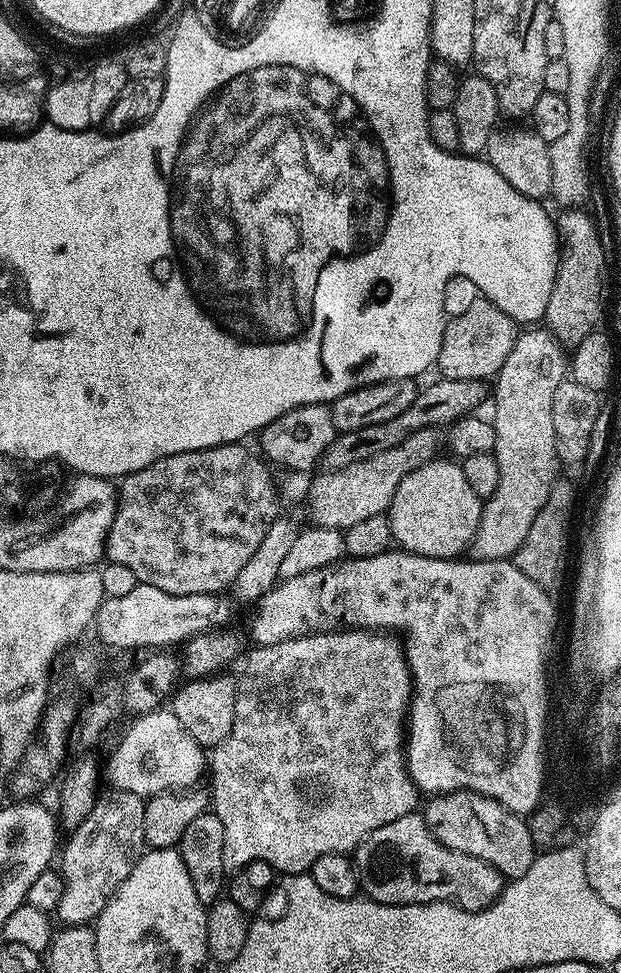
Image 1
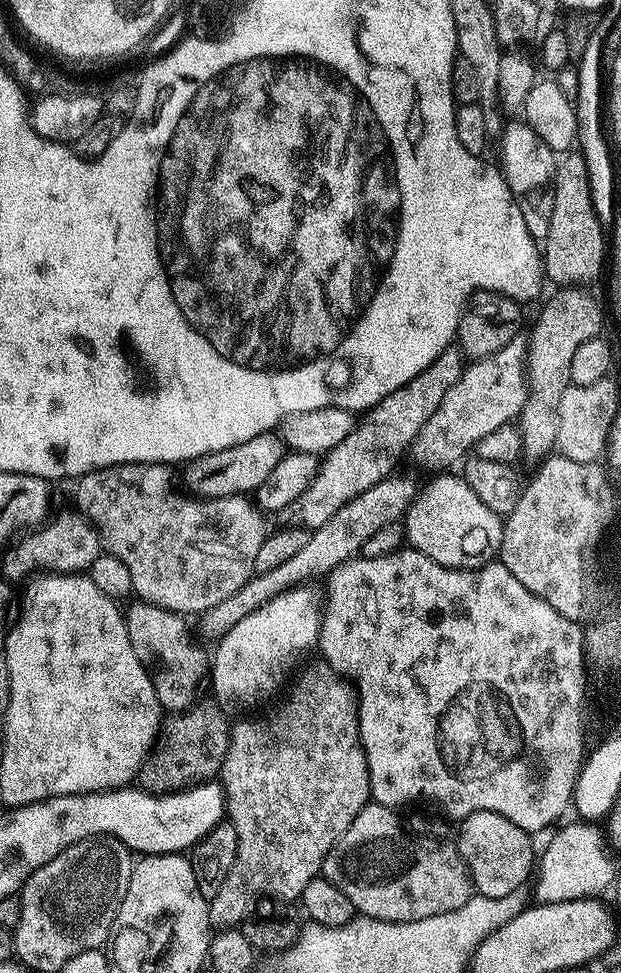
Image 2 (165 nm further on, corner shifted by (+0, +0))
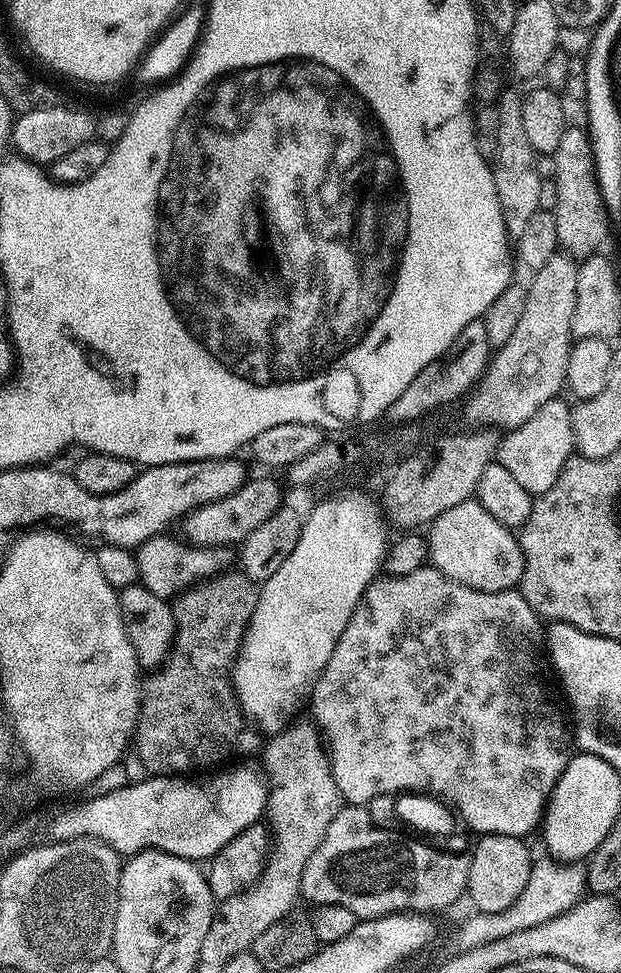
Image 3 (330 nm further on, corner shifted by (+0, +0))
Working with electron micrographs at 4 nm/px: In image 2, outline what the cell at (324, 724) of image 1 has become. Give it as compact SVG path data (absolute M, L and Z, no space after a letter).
M327 662L312 664L296 681L291 681L292 689L284 700L280 712L273 716L260 716L257 720L240 720L231 725L228 733L228 749L226 758L220 767L218 783L224 789L224 807L226 809L227 823L234 826L234 834L238 834L238 854L234 858L234 866L230 866L230 874L226 882L222 882L222 890L214 894L214 898L208 901L208 917L217 929L234 928L243 925L244 921L254 912L255 898L275 898L280 902L299 901L302 890L316 876L321 875L324 867L324 859L330 854L330 850L350 830L354 818L370 802L372 787L370 786L370 774L368 773L368 759L364 748L360 744L360 701L355 687L344 676L331 668Z

